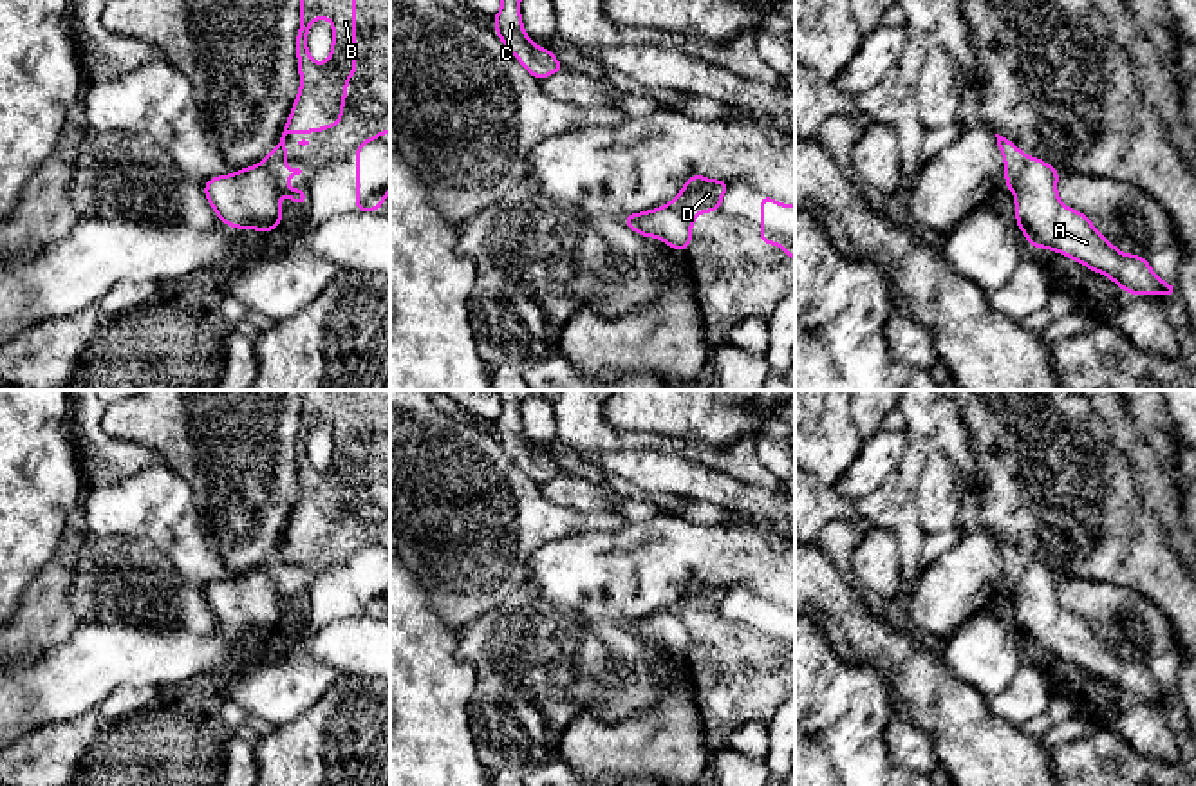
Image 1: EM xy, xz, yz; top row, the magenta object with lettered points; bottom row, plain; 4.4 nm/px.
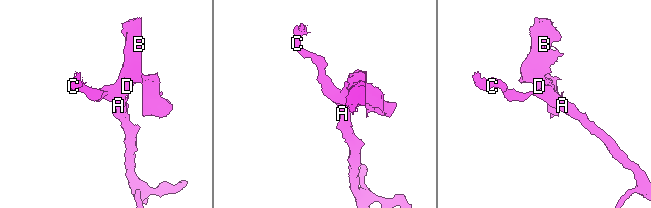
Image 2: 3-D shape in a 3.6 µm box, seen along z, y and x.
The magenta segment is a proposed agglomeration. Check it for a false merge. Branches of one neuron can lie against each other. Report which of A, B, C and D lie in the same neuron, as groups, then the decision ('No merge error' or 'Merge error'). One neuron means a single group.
Groups: A C / B D. Merge error

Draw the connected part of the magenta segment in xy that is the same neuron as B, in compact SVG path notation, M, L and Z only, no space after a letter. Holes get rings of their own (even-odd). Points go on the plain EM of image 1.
M300 390L300 434L296 439L296 461L300 475L300 497L275 555L264 562L264 569L275 578L278 593L293 609L305 609L304 593L287 594L285 587L300 580L300 573L287 573L285 540L289 537L323 537L340 531L347 484L356 479L356 390ZM314 425L332 426L332 454L325 468L316 468L307 455L307 437Z

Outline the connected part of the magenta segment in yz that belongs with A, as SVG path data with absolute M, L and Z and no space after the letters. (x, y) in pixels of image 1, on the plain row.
M1028 562L1012 591L1019 634L1033 652L1046 652L1109 681L1131 699L1176 701L1176 690L1160 685L1144 661L1118 656L1080 616L1064 611L1057 600L1059 575Z

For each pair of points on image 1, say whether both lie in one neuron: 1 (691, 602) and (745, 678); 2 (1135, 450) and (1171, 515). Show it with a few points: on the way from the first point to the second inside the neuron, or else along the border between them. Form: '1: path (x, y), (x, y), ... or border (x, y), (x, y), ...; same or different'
1: path (703, 620), (738, 660); same
2: path (1146, 467), (1162, 499); same

